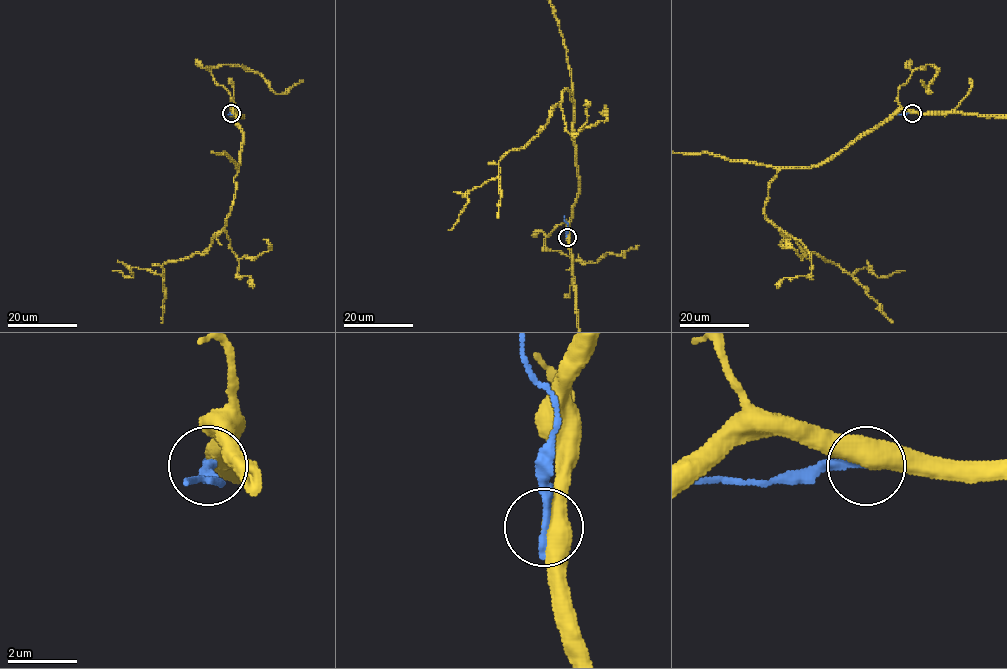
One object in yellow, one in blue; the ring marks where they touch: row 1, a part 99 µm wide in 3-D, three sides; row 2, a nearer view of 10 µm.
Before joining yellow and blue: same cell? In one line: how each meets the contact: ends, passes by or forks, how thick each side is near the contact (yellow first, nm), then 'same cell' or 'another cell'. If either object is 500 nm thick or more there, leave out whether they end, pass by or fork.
550/280 nm | another cell

